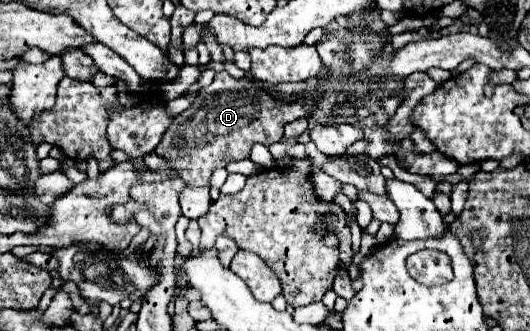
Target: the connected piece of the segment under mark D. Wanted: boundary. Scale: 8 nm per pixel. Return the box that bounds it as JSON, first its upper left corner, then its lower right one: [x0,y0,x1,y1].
[155,70,313,186]

